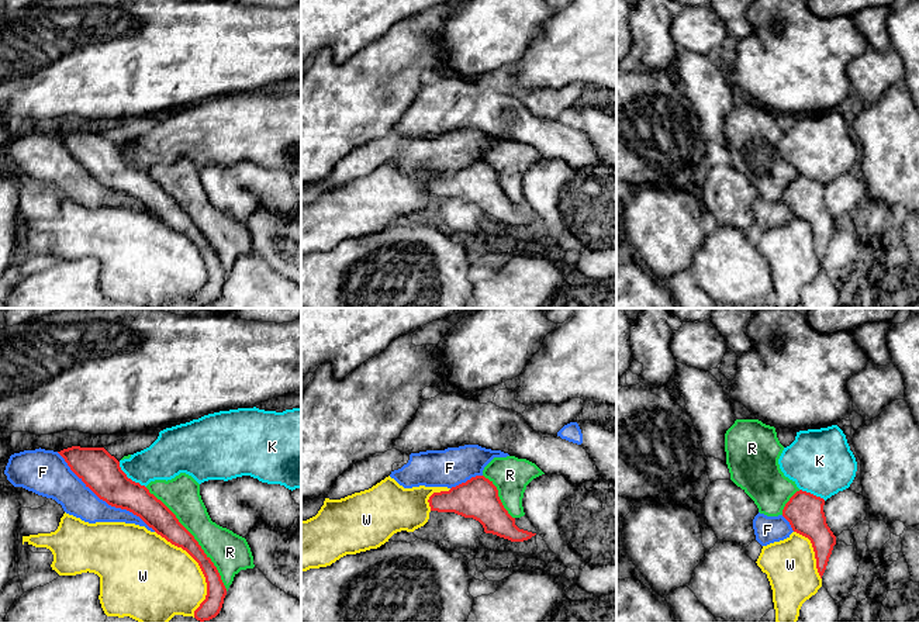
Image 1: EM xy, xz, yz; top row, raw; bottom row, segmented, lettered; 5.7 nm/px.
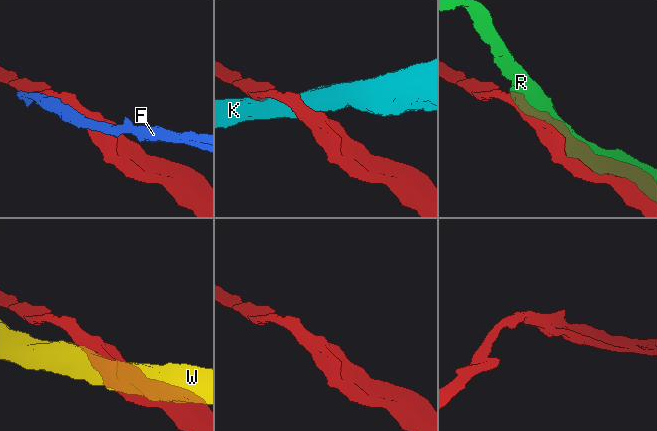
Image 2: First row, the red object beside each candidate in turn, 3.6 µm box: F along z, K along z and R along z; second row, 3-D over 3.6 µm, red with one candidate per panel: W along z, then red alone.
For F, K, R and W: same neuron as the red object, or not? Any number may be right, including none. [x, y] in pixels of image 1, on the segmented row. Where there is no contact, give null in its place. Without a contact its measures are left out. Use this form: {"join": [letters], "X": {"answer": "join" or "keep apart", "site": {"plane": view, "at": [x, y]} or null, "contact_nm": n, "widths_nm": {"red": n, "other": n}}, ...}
{"join": ["F"], "F": {"answer": "join", "site": {"plane": "xy", "at": [104, 500]}, "contact_nm": 750, "widths_nm": {"red": 220, "other": 190}}, "K": {"answer": "keep apart", "site": {"plane": "xy", "at": [130, 479]}, "contact_nm": 220, "widths_nm": {"red": 220, "other": 240}}, "R": {"answer": "keep apart", "site": {"plane": "xy", "at": [193, 538]}, "contact_nm": 750, "widths_nm": {"red": 160, "other": 220}}, "W": {"answer": "keep apart", "site": {"plane": "xy", "at": [200, 567]}, "contact_nm": 550, "widths_nm": {"red": 120, "other": 440}}}

